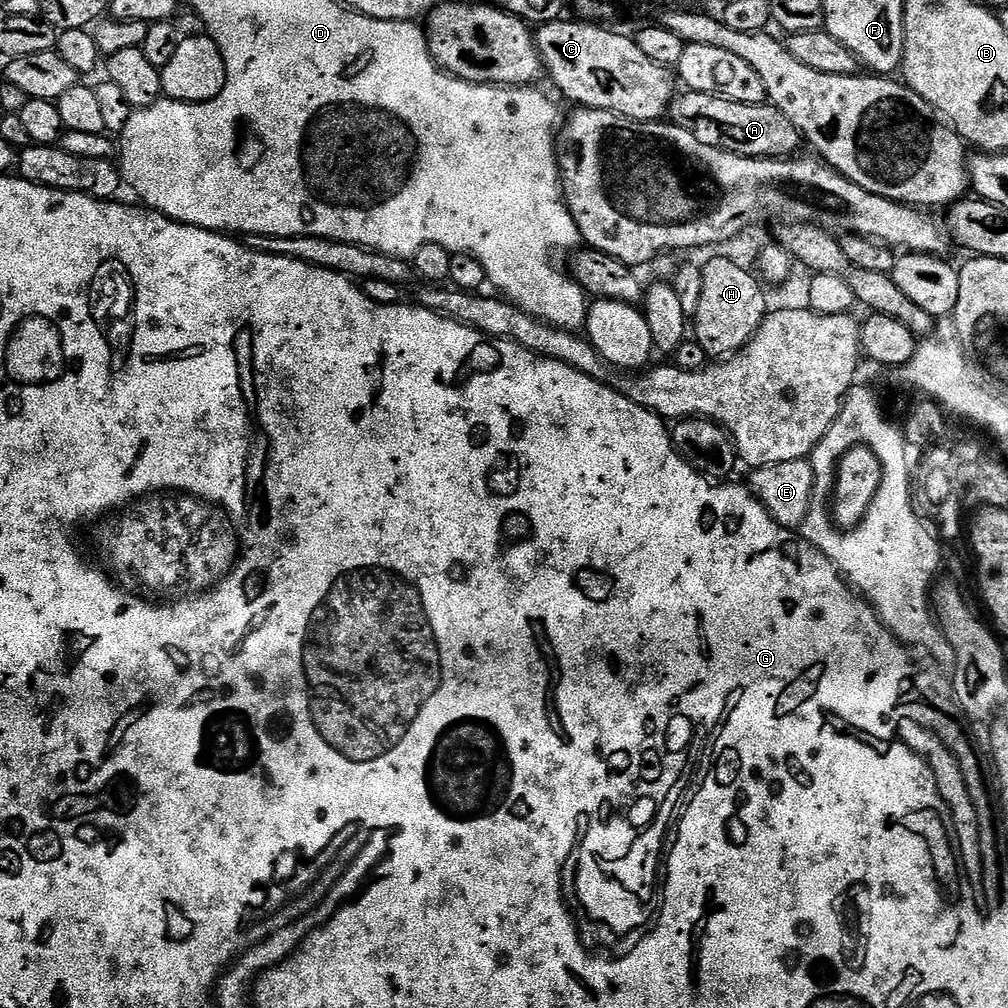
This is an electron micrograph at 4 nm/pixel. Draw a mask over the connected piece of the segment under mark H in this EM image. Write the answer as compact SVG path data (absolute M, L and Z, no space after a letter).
M716 256L708 265L703 265L702 296L694 317L694 339L709 358L727 358L745 348L768 315L770 305L760 289L761 281L753 276L742 265L724 256Z

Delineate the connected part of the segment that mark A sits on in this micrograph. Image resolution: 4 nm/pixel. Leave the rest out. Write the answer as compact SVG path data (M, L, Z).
M681 91L672 101L671 123L682 130L690 130L698 142L721 148L739 156L763 156L765 158L792 158L801 151L802 137L799 130L777 108L765 102L743 104L705 92Z

